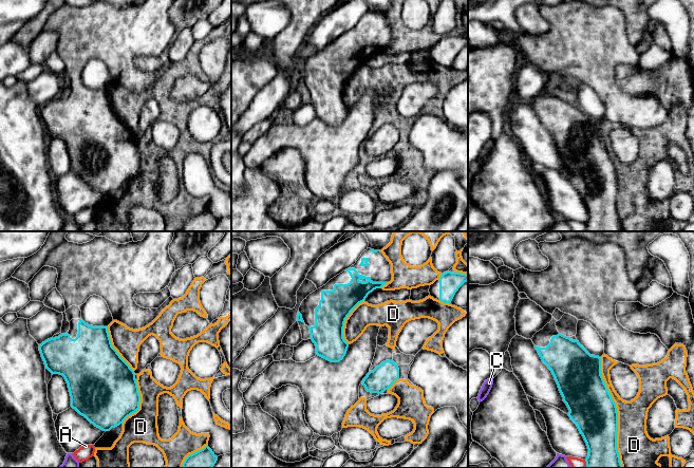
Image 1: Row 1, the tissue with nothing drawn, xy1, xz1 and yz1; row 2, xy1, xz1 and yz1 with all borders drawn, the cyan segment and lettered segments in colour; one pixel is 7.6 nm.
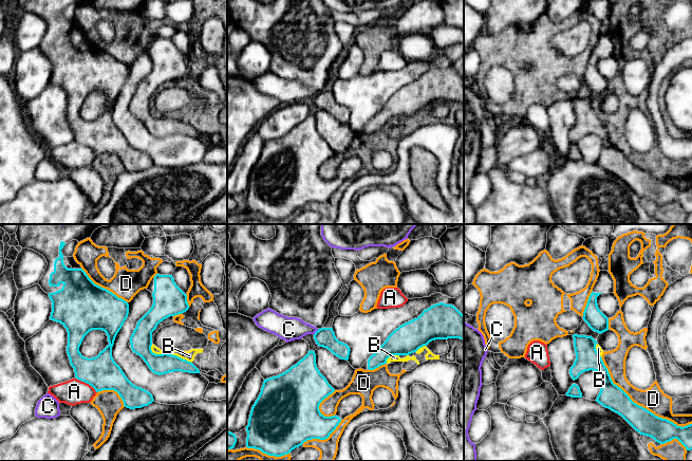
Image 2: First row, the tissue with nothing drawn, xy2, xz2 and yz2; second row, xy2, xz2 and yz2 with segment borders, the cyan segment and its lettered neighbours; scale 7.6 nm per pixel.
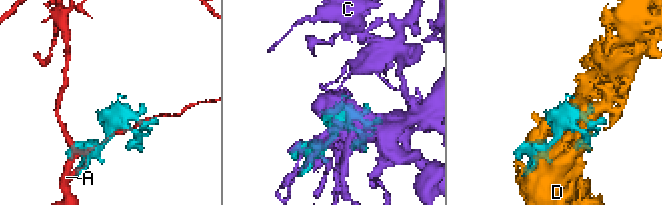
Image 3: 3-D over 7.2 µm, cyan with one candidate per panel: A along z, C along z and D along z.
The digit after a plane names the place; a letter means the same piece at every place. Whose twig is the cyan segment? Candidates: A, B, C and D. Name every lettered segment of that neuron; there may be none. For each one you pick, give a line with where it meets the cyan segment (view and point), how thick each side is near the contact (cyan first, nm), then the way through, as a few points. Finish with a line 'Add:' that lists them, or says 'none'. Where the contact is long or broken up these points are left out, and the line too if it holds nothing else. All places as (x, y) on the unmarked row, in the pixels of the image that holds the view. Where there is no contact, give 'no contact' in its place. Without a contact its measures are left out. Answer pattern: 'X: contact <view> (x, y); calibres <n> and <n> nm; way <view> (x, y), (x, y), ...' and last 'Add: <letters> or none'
Add: none

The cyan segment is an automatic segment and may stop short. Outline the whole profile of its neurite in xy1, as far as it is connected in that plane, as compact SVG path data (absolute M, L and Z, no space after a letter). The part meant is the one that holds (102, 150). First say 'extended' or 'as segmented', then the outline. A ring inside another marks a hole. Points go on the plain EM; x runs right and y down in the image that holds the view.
extended; M72 82L70 93L39 108L45 132L62 138L68 147L71 170L102 194L110 194L139 172L140 158L134 133L112 110L108 90L93 90Z

